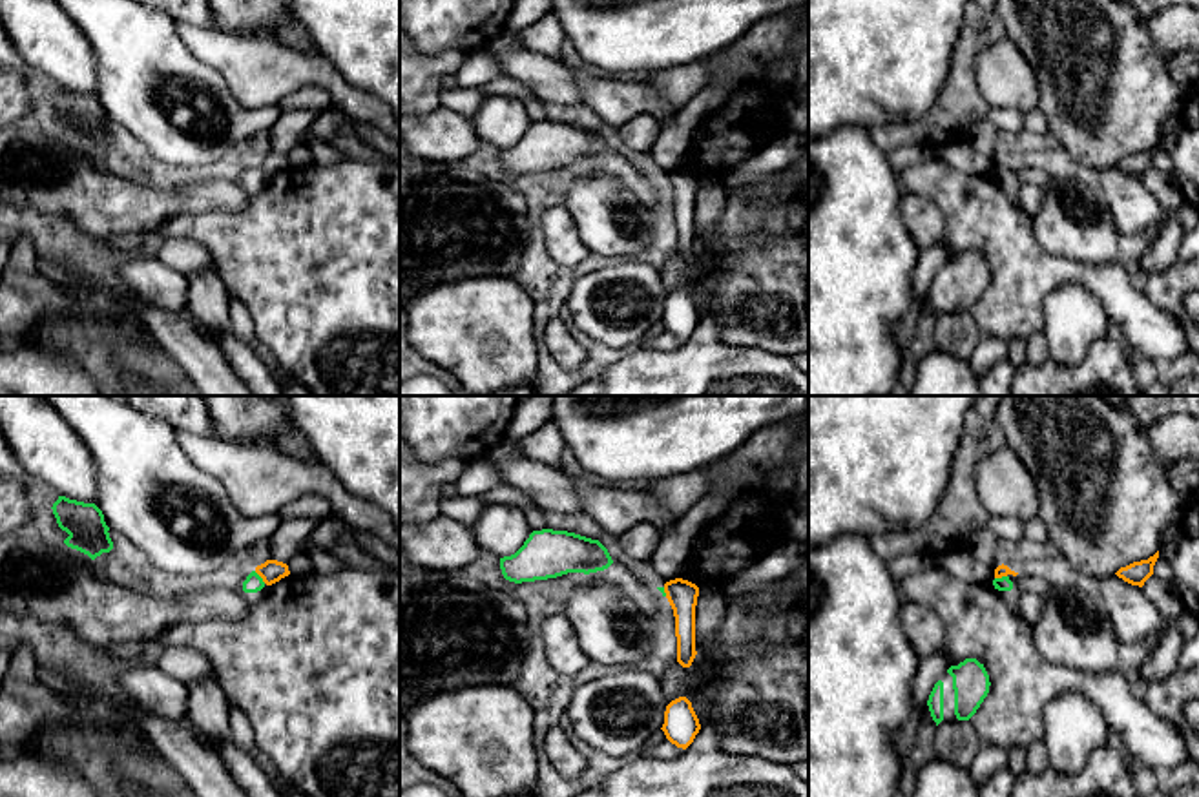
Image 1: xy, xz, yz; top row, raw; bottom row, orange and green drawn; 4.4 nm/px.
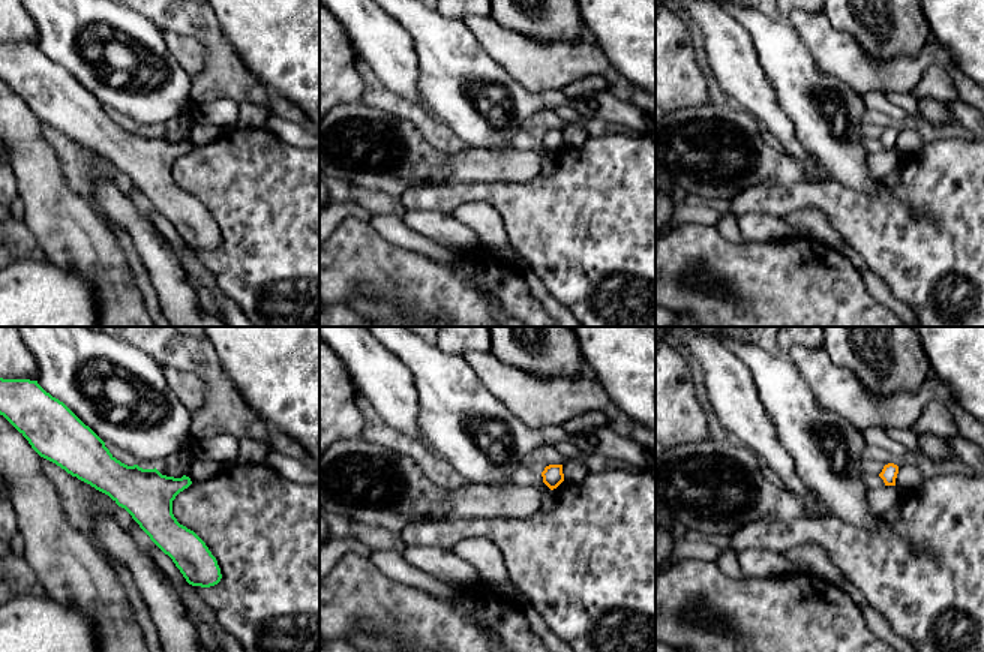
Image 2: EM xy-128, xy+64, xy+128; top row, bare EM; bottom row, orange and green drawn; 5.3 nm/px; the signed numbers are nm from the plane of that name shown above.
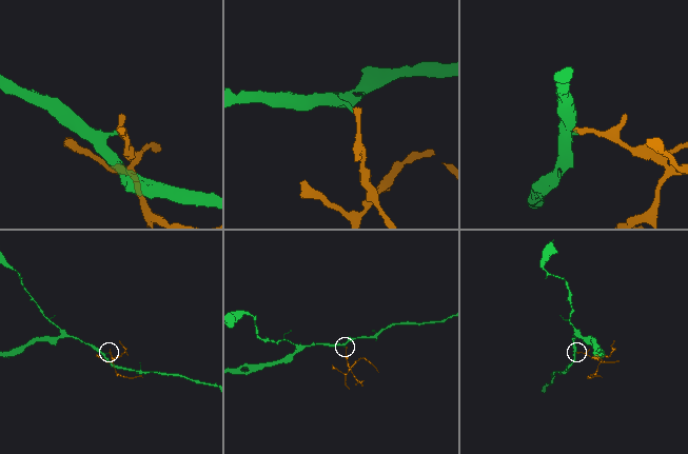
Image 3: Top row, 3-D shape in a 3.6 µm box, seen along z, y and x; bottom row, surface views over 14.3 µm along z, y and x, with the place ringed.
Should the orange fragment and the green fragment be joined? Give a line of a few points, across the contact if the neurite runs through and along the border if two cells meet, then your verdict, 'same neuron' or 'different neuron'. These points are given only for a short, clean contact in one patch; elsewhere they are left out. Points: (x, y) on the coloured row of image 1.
xy (254, 571), (265, 582) | different neuron

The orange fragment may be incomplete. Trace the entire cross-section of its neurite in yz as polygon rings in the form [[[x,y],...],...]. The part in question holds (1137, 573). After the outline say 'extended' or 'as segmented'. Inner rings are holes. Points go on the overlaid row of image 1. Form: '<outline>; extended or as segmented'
[[[1159,551],[1148,560],[1133,562],[1126,567],[1121,567],[1115,574],[1131,585],[1142,587],[1144,582],[1153,574],[1153,565],[1159,558]]]; as segmented

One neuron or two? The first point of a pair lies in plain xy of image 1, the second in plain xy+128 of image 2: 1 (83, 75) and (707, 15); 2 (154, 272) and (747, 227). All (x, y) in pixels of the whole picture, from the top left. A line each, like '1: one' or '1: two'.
1: one
2: one

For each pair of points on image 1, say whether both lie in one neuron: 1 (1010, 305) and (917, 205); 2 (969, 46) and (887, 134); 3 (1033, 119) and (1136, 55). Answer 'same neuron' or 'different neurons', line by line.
1: different neurons
2: same neuron
3: different neurons

